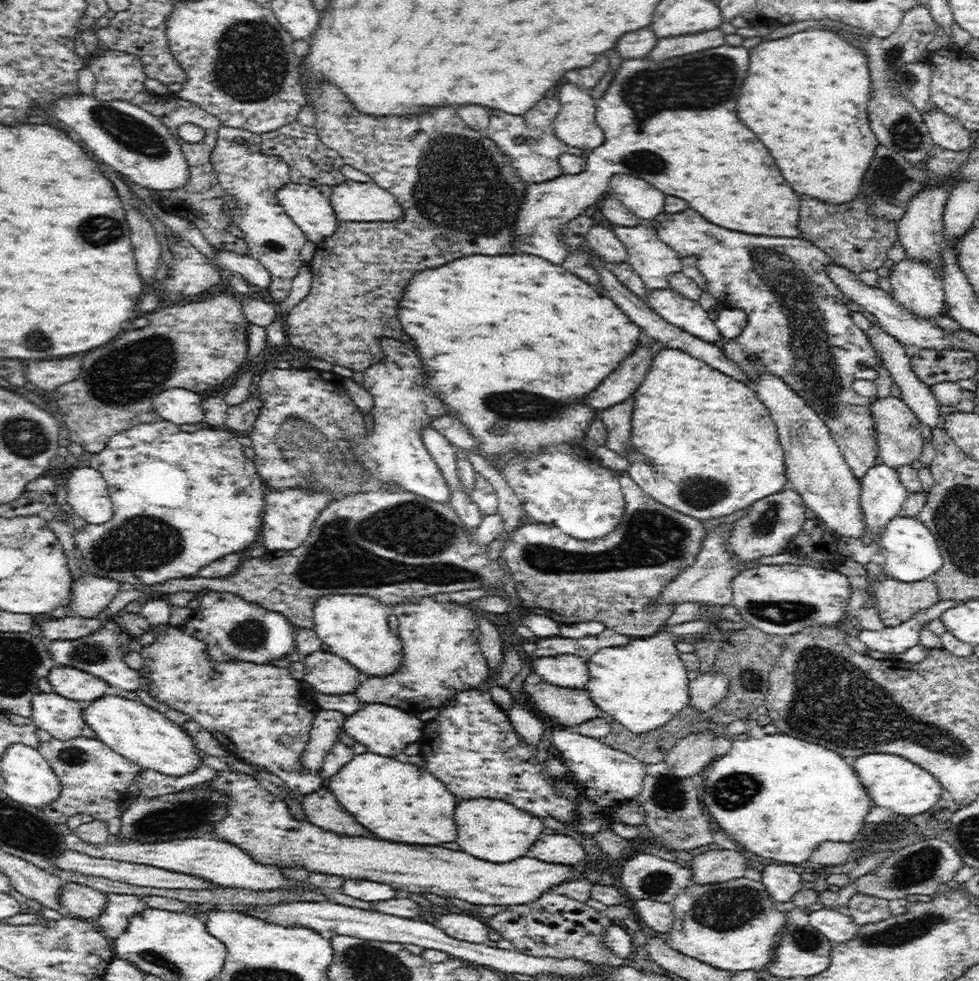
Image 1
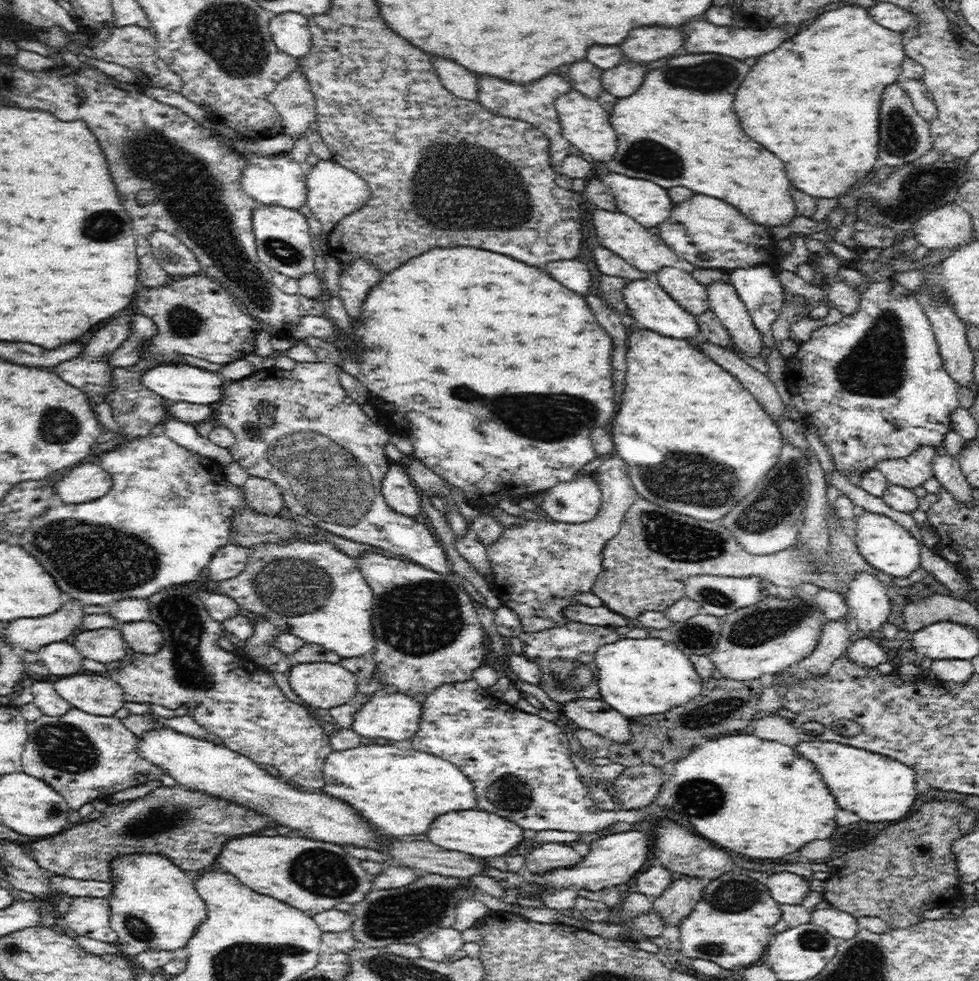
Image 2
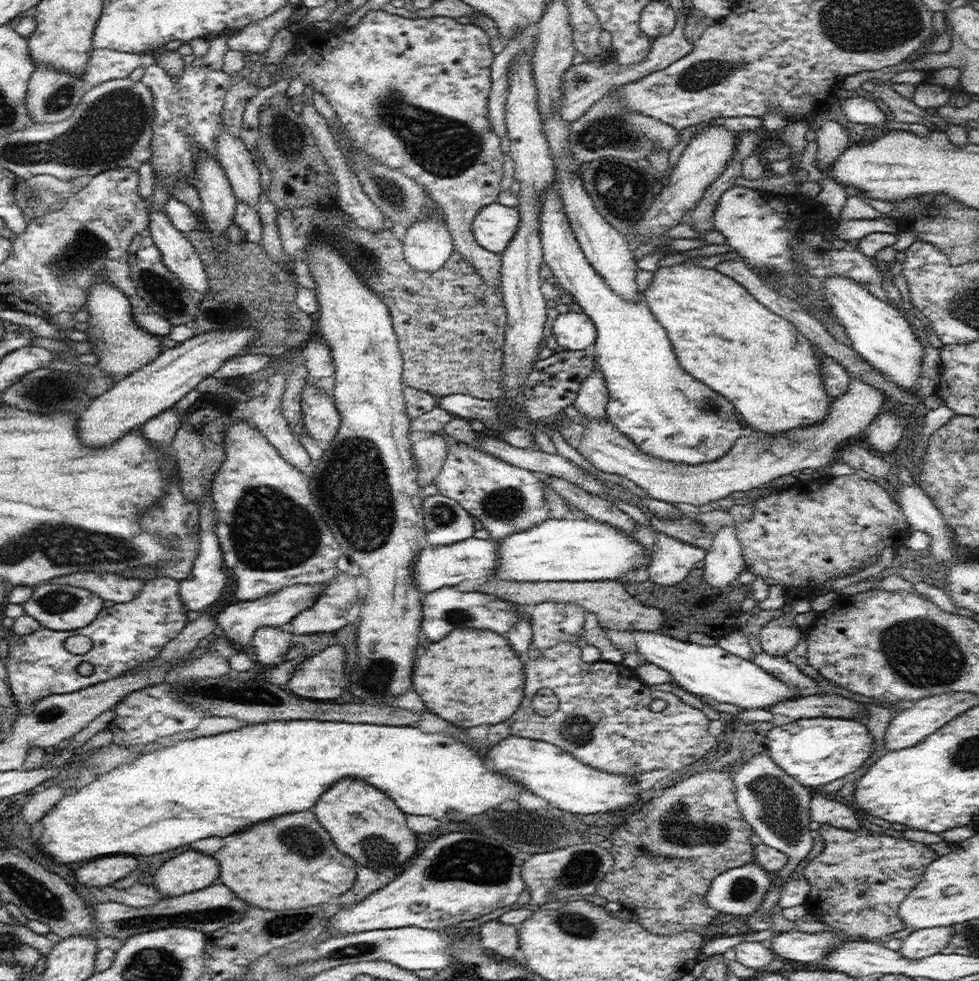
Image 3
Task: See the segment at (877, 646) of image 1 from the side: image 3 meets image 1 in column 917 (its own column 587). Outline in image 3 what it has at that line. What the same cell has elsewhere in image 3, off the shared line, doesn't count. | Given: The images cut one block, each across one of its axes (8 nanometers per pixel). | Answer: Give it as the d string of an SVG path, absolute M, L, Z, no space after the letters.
M587 612L584 616L584 633L580 637L581 646L596 646L601 654L601 660L608 663L621 663L623 652L606 635L603 626L598 622L595 614Z

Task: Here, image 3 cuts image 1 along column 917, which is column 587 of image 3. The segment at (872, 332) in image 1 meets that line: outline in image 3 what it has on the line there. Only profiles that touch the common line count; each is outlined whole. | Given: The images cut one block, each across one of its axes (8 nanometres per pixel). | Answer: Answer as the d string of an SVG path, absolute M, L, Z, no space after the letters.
M598 365L594 371L582 381L573 405L585 416L589 423L592 419L607 418L606 405L609 401L609 392L602 371Z

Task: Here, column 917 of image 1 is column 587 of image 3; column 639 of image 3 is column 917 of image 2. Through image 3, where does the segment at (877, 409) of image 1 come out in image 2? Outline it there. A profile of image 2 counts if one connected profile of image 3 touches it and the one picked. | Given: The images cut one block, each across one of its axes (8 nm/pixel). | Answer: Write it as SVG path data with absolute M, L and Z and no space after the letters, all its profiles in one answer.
M930 445L918 447L912 455L898 460L882 460L876 469L890 484L912 490L922 486L933 475L933 460L938 450Z

